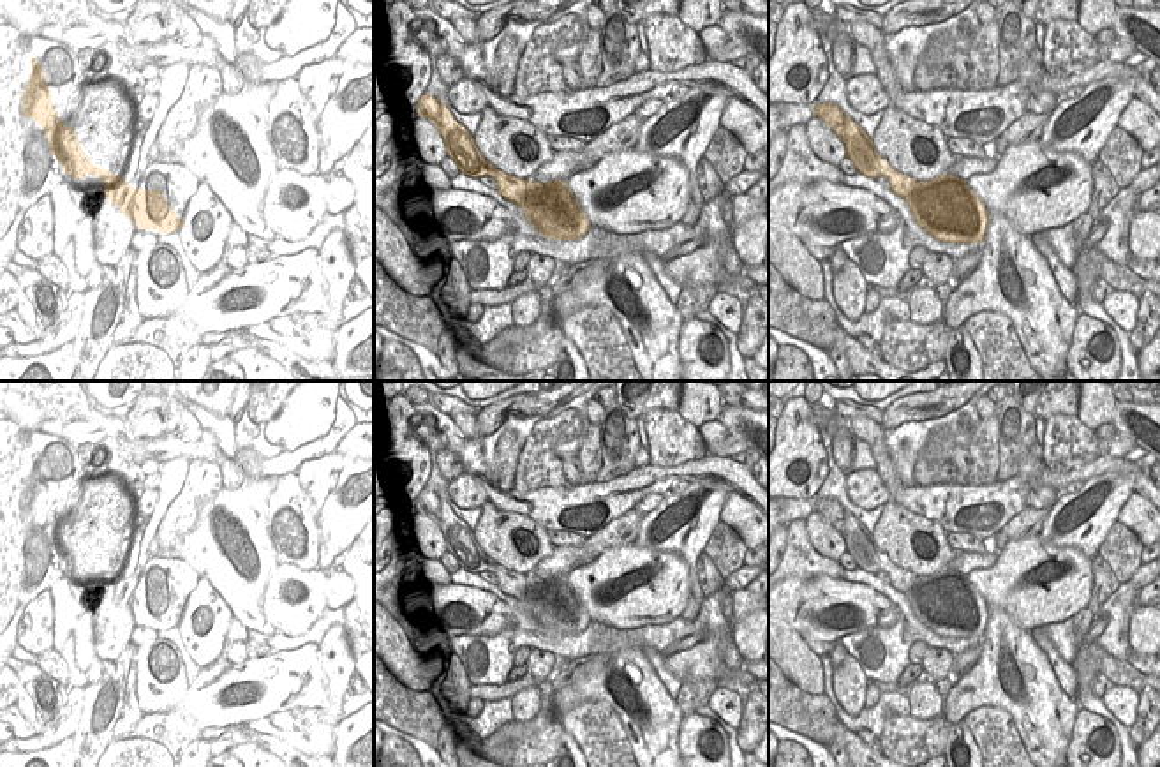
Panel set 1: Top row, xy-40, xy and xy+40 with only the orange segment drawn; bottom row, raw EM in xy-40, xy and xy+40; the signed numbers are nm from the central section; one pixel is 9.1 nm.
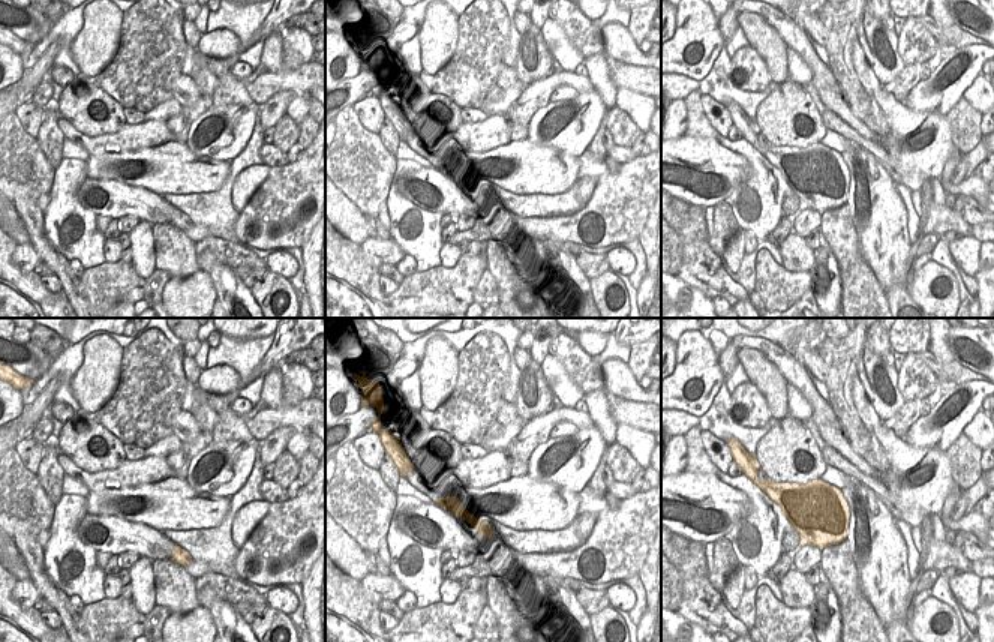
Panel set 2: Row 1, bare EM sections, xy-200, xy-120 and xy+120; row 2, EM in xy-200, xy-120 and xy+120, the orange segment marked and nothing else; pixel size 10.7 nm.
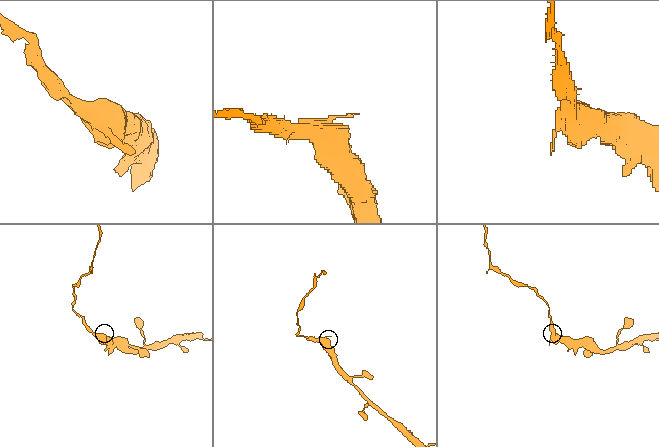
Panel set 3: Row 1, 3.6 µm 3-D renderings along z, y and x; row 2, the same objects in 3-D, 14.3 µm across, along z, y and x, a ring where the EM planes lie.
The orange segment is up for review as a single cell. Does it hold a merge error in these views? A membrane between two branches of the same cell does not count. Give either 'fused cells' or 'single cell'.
fused cells

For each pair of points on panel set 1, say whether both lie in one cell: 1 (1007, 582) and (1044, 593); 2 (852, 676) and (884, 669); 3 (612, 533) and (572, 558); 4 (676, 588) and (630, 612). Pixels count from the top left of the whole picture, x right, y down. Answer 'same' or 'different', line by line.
1: same
2: different
3: same
4: same

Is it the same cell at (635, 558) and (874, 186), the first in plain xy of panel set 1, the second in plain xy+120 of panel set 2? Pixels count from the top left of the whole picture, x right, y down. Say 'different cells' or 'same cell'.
different cells

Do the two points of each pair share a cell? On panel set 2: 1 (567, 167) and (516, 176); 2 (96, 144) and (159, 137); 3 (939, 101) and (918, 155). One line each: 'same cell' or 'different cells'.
1: same cell
2: same cell
3: different cells

